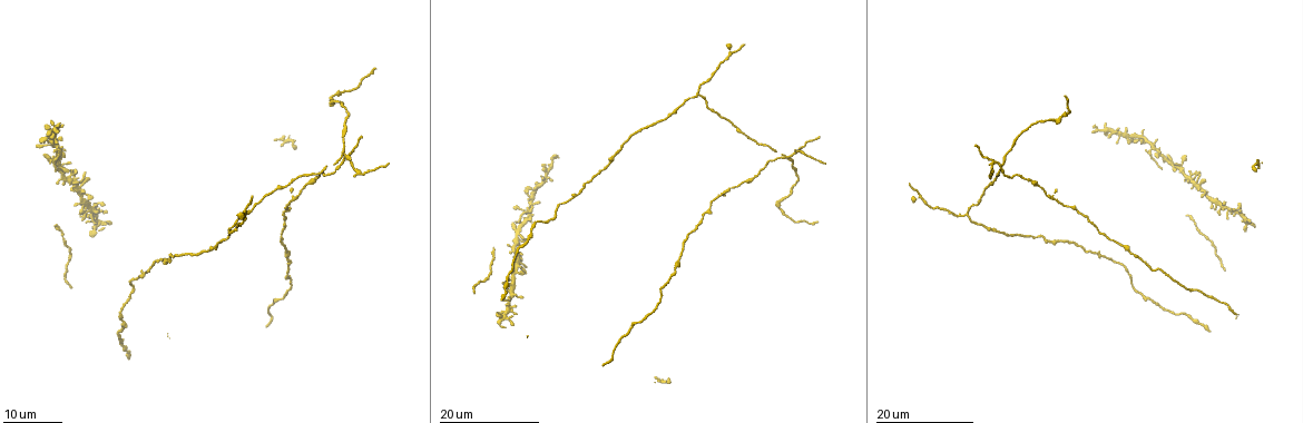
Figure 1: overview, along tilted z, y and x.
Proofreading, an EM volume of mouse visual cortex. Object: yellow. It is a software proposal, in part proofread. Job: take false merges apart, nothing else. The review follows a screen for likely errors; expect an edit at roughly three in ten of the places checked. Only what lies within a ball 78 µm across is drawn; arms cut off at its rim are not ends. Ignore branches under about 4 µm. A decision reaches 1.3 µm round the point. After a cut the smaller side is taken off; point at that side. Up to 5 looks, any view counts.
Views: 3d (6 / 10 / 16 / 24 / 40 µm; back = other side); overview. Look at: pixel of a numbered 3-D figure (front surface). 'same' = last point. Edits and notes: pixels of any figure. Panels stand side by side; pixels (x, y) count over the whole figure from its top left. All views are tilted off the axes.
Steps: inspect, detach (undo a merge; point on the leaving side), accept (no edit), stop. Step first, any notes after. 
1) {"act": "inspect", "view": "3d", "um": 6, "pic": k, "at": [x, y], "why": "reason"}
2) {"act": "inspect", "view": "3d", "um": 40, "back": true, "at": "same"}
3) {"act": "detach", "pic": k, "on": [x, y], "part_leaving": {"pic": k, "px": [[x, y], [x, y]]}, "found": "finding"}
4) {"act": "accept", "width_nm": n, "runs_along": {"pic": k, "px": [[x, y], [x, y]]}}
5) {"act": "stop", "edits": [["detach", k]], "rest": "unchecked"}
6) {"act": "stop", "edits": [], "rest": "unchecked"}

{"act": "inspect", "view": "3d", "um": 16, "pic": 1, "at": [336, 159], "why": "three-way junction"}

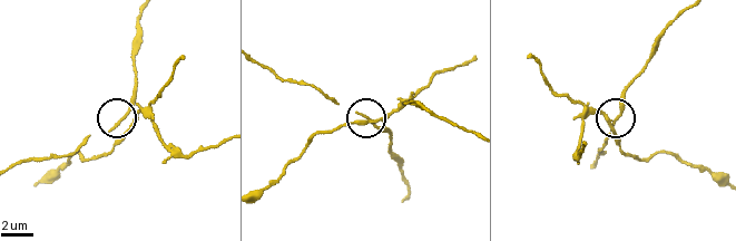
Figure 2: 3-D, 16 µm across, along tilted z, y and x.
{"act": "inspect", "view": "3d", "um": 6, "pic": 2, "at": [116, 126]}

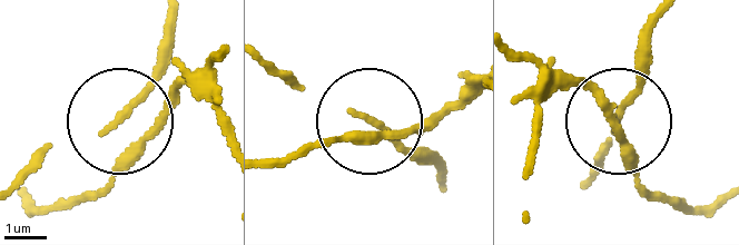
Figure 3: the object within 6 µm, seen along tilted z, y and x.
{"act": "accept", "width_nm": 160, "runs_along": {"pic": 3, "px": [[20, 175], [38, 153], [106, 127], [173, 47]]}, "found": "one cell here"}

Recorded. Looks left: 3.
{"act": "inspect", "view": "3d", "um": 16, "pic": 1, "at": [1189, 315]}

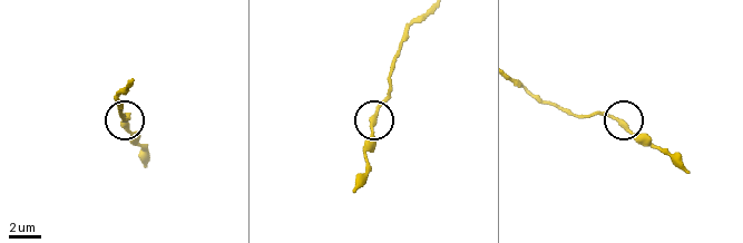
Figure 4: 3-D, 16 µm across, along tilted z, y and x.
{"act": "inspect", "view": "3d", "um": 10, "pic": 4, "at": [371, 119], "why": "zoom in"}

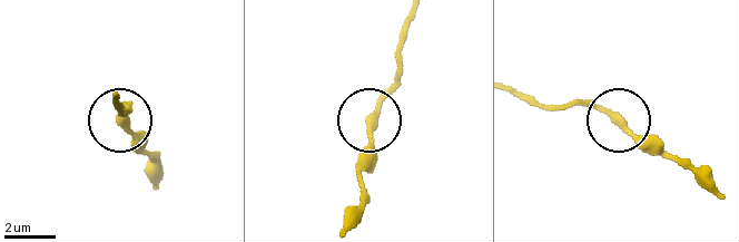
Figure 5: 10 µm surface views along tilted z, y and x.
{"act": "accept", "side_arm_um": 6, "runs_along": {"pic": 5, "px": [[413, 15], [397, 73], [371, 125], [367, 168]]}, "found": "all the same cell"}

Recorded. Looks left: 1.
{"act": "stop", "edits": [], "rest": "unchecked"}

